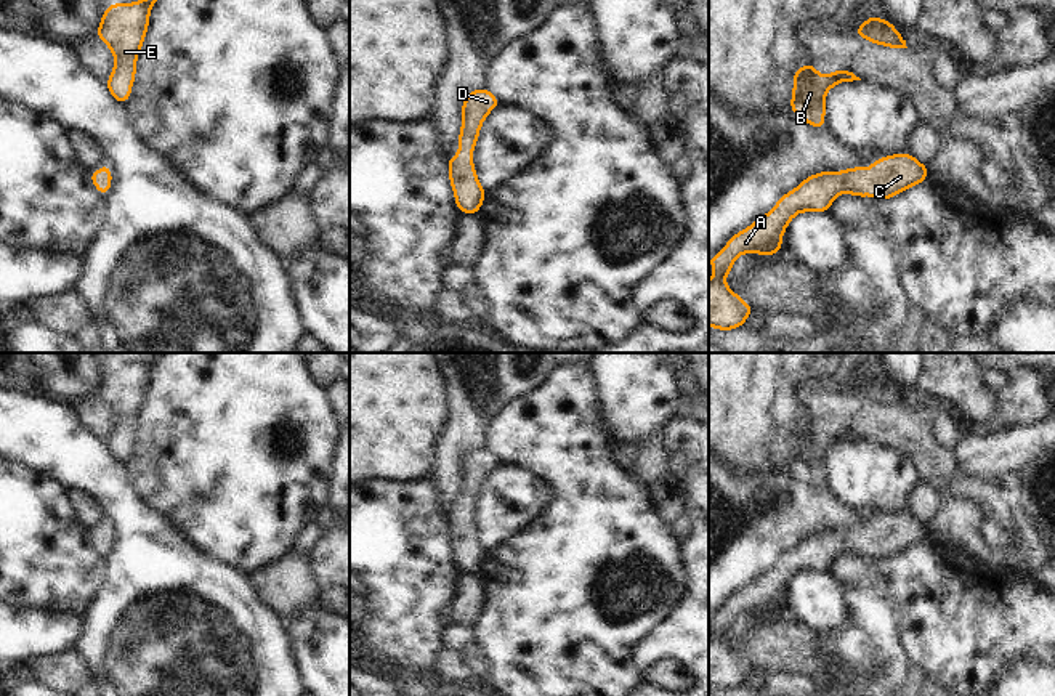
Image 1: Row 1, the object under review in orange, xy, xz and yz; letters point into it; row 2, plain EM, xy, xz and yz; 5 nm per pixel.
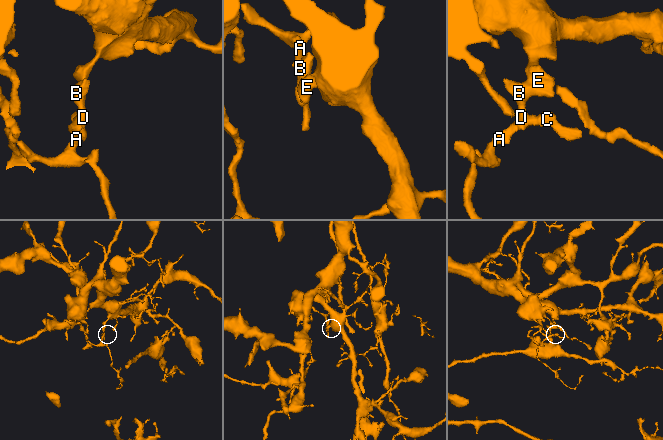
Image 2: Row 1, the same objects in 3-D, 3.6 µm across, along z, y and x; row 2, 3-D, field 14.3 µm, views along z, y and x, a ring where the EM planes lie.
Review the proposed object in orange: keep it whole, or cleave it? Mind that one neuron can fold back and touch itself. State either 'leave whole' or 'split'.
leave whole

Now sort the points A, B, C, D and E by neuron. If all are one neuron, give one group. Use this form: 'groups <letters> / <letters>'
groups A B C D E

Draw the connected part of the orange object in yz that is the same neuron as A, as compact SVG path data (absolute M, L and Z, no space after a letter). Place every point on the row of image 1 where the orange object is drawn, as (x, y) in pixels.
M904 152L883 156L869 168L851 167L843 172L821 172L803 180L795 189L781 196L771 212L736 233L725 249L709 260L715 269L709 281L709 327L734 330L744 326L754 313L752 306L725 284L725 277L731 273L733 263L741 253L778 255L782 233L797 213L829 212L832 200L845 192L887 200L924 183L927 176L928 167Z

